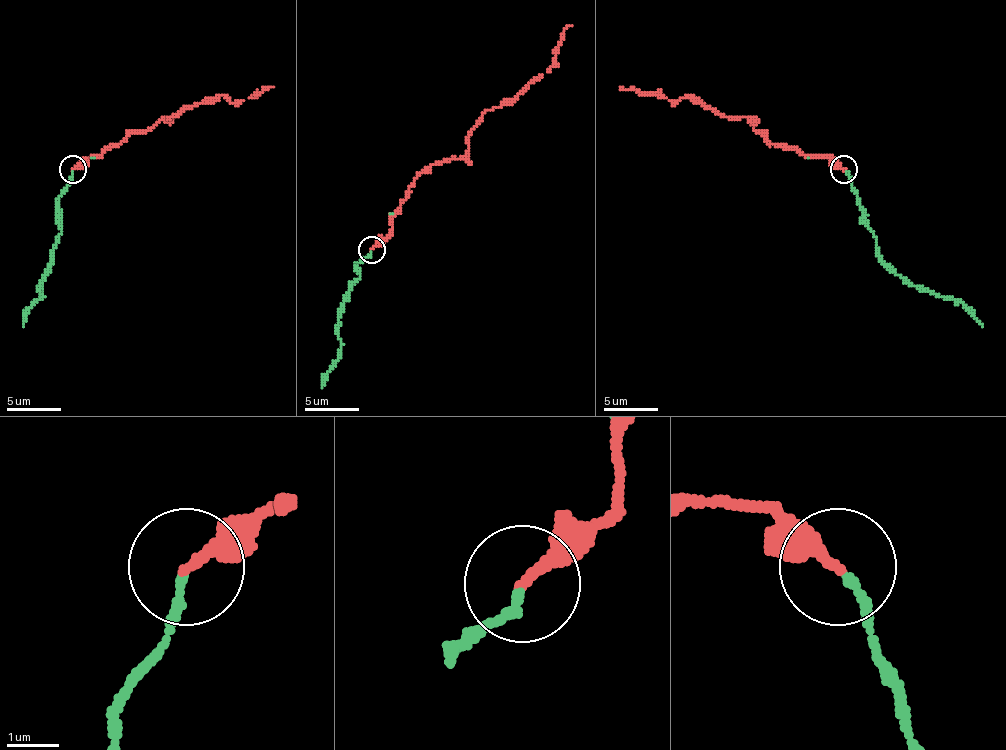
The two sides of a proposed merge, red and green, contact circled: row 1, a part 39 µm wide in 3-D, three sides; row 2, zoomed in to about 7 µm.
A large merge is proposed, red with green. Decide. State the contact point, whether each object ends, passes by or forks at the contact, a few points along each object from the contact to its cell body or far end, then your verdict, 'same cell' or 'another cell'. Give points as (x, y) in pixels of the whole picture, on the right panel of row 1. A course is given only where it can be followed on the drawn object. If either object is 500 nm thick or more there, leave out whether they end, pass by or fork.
(844, 169) | red ends | green ends | red via (843, 168), (821, 155), (775, 147), (748, 117), (715, 114), (688, 95), (677, 103), (620, 87) | green via (846, 171), (851, 190), (860, 198), (862, 223), (870, 231), (879, 255), (914, 285), (952, 296), (982, 326) | same cell

